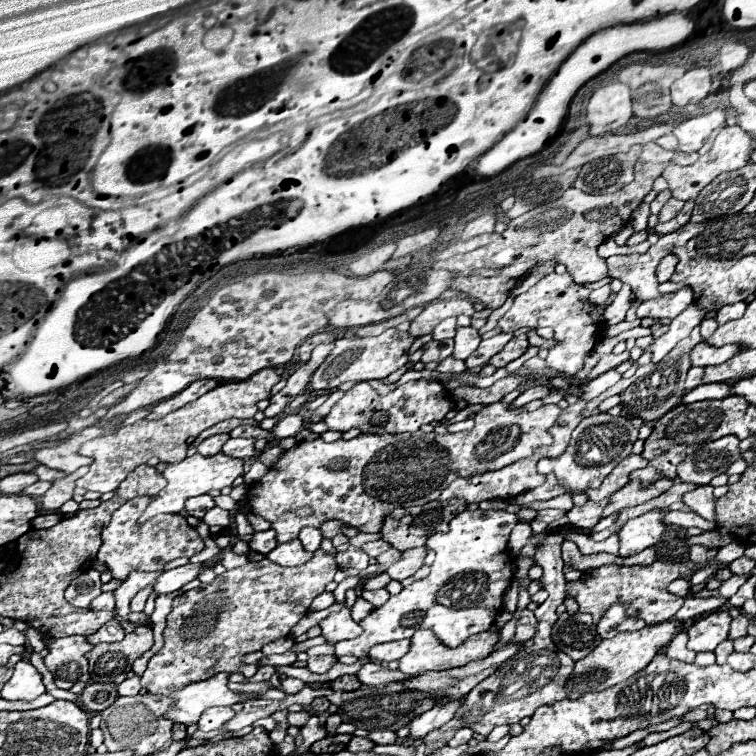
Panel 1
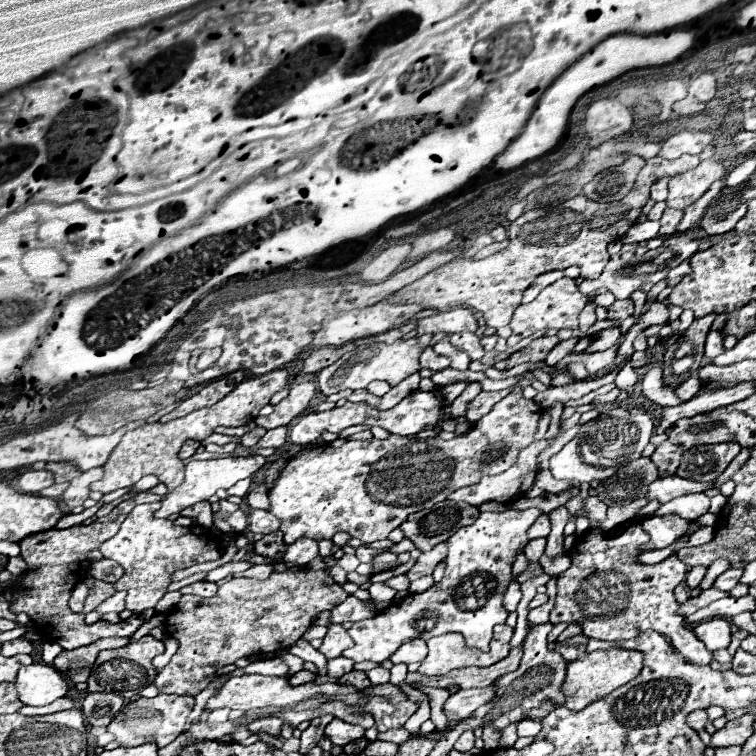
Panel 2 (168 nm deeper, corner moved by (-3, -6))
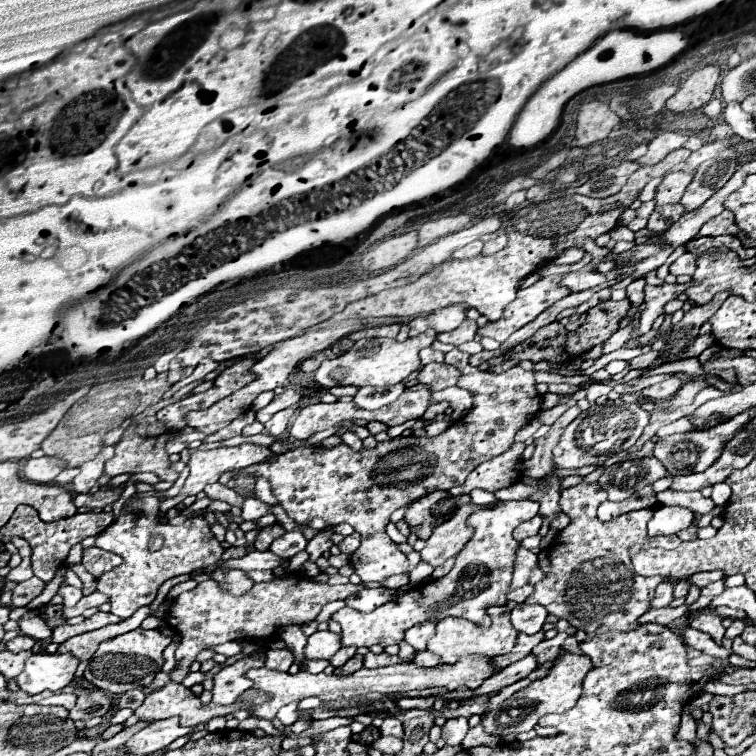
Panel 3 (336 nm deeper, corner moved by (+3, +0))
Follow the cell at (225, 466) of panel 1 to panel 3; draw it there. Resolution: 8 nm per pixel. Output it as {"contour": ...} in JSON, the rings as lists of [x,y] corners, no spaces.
{"contour":[[[242,444],[236,448],[214,448],[214,450],[198,450],[190,456],[190,474],[186,478],[186,484],[182,486],[180,494],[174,498],[166,498],[160,504],[160,510],[166,512],[174,506],[178,506],[186,496],[196,496],[204,490],[206,484],[216,482],[224,472],[228,470],[240,470],[248,468],[252,464],[264,462],[268,456],[272,456],[270,448],[266,446],[254,446],[254,444]]]}

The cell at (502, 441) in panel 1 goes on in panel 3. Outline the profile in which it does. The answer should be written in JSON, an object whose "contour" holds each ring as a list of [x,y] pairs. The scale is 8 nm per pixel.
{"contour":[[[458,348],[450,350],[444,362],[462,372],[460,384],[466,384],[466,390],[476,392],[476,398],[474,408],[440,436],[398,436],[388,442],[378,442],[376,448],[362,448],[358,452],[346,444],[338,444],[334,448],[294,448],[270,462],[238,470],[236,492],[252,496],[254,478],[266,476],[272,484],[274,498],[294,522],[316,530],[342,522],[350,524],[362,536],[362,544],[352,556],[352,566],[362,582],[380,582],[392,574],[406,572],[408,558],[398,550],[398,544],[384,534],[390,514],[434,490],[460,486],[478,464],[508,450],[516,432],[534,420],[540,410],[534,372],[526,372],[520,366],[514,366],[504,374],[482,372],[472,368],[468,364],[468,354]]]}

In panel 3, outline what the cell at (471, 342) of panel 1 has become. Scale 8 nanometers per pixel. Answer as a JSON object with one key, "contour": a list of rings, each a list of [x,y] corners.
{"contour":[[[466,320],[460,328],[456,328],[456,330],[452,330],[452,332],[442,332],[442,334],[438,334],[438,340],[440,340],[440,342],[448,342],[448,344],[452,344],[452,346],[460,346],[460,344],[464,344],[464,342],[470,342],[470,340],[476,336],[476,330],[478,330],[476,322],[474,322],[474,320]]]}

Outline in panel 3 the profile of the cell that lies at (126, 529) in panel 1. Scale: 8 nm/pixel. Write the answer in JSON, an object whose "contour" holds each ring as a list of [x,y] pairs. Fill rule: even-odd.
{"contour":[[[146,496],[134,498],[122,506],[122,512],[118,520],[108,526],[102,534],[96,536],[96,546],[102,550],[110,550],[114,554],[120,554],[124,558],[122,566],[102,574],[98,578],[98,592],[106,594],[110,598],[110,612],[120,618],[132,616],[138,608],[150,606],[156,598],[158,588],[174,576],[190,574],[194,570],[200,570],[204,566],[216,564],[220,560],[224,548],[214,538],[210,526],[202,516],[188,518],[182,526],[172,526],[168,522],[160,522],[158,516],[154,516],[154,510],[146,508]],[[150,536],[162,536],[164,544],[160,550],[150,552],[148,542]]]}

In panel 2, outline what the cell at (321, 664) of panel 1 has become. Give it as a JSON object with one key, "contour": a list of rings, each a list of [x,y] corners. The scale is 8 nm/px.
{"contour":[[[338,656],[334,660],[328,660],[328,676],[332,676],[332,678],[344,676],[352,668],[354,668],[354,662],[350,658],[346,658],[346,656]]]}

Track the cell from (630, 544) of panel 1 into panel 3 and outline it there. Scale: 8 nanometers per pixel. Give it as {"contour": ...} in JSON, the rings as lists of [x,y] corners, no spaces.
{"contour":[[[658,506],[652,520],[648,522],[648,536],[676,534],[678,530],[688,528],[694,522],[694,514],[688,508],[680,506]]]}

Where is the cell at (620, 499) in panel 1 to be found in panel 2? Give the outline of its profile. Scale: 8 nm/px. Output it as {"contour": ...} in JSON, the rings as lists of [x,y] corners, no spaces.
{"contour":[[[666,476],[666,478],[658,478],[656,482],[650,484],[648,488],[648,500],[660,500],[660,504],[670,502],[672,498],[690,494],[690,492],[706,492],[714,488],[714,480],[712,482],[694,482],[694,480],[686,480],[680,476]]]}

